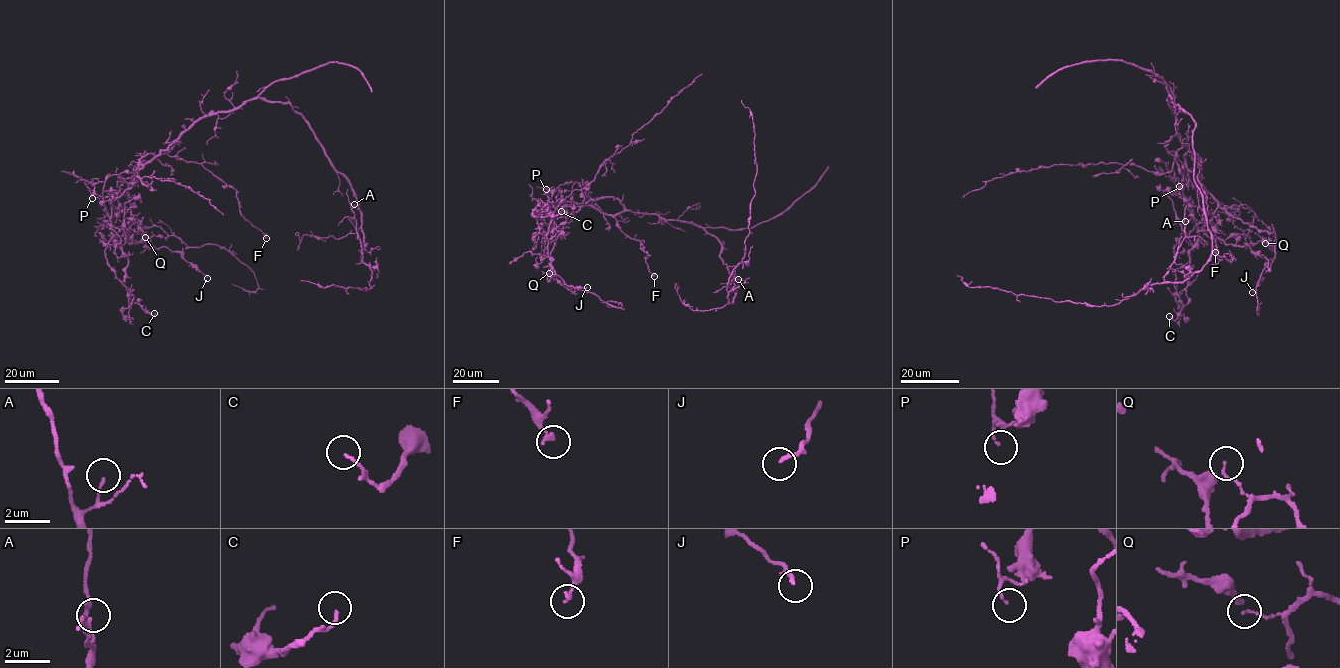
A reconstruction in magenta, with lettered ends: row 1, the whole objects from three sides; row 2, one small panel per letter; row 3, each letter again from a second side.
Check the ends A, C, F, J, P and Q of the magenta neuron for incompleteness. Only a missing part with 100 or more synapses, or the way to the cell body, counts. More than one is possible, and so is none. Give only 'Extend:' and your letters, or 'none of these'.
Extend: none of these

